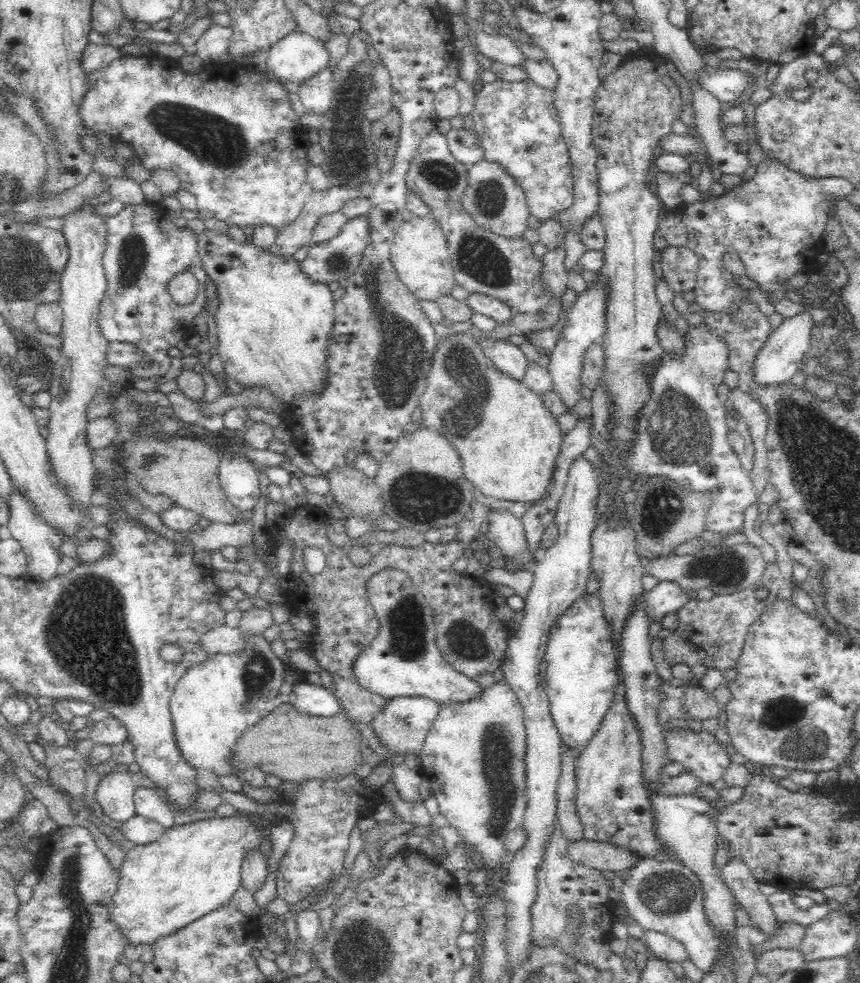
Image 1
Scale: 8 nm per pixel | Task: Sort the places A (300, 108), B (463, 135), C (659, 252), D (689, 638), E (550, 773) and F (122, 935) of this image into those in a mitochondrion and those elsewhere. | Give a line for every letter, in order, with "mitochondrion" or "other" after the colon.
A: other
B: other
C: other
D: other
E: other
F: other

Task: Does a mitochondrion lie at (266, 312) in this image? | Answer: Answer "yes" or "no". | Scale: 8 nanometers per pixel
no

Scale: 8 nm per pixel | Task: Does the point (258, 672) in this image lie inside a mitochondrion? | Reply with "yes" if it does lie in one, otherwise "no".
yes

